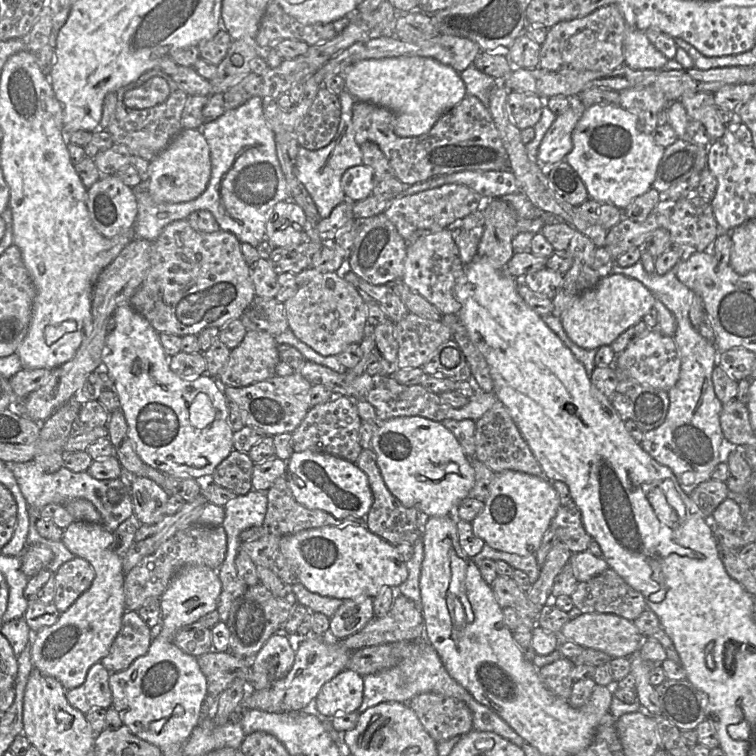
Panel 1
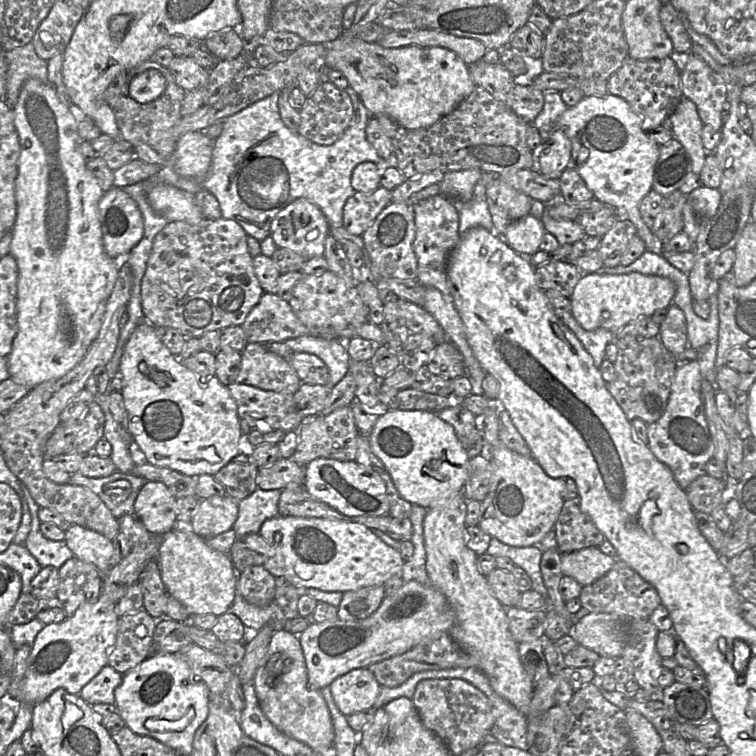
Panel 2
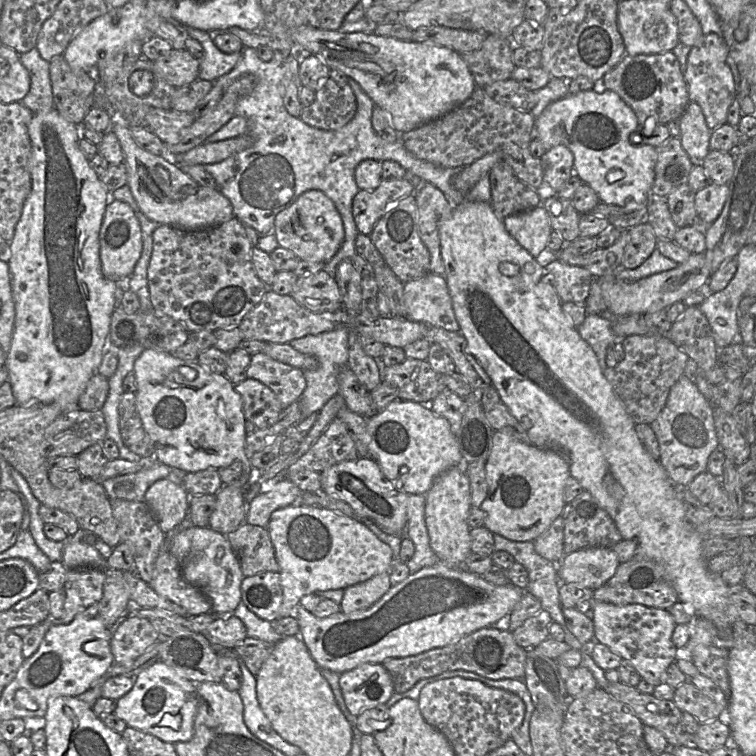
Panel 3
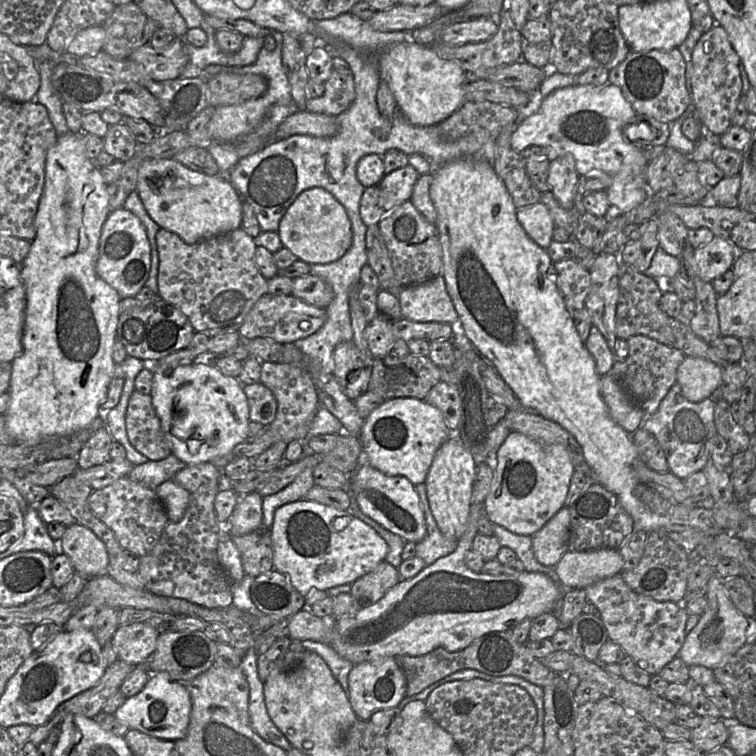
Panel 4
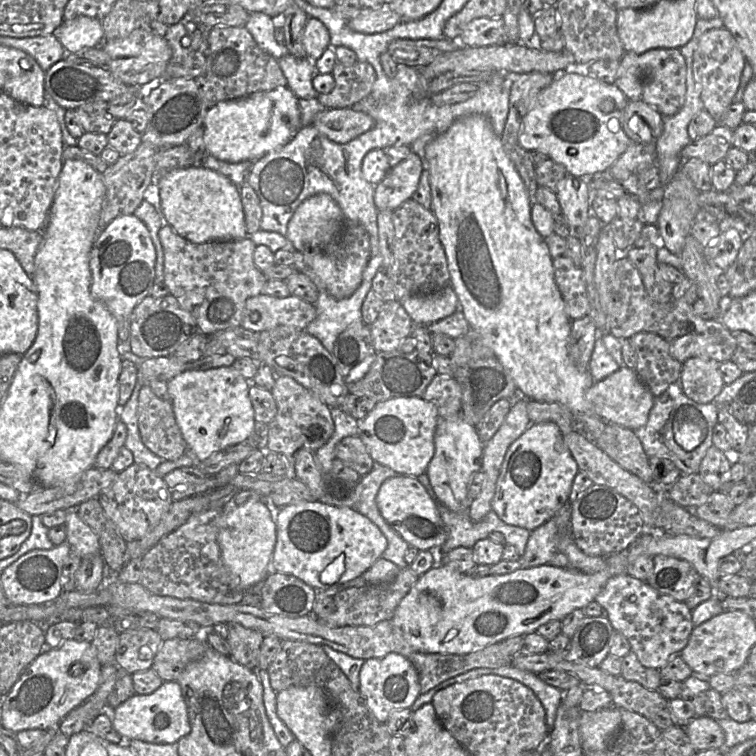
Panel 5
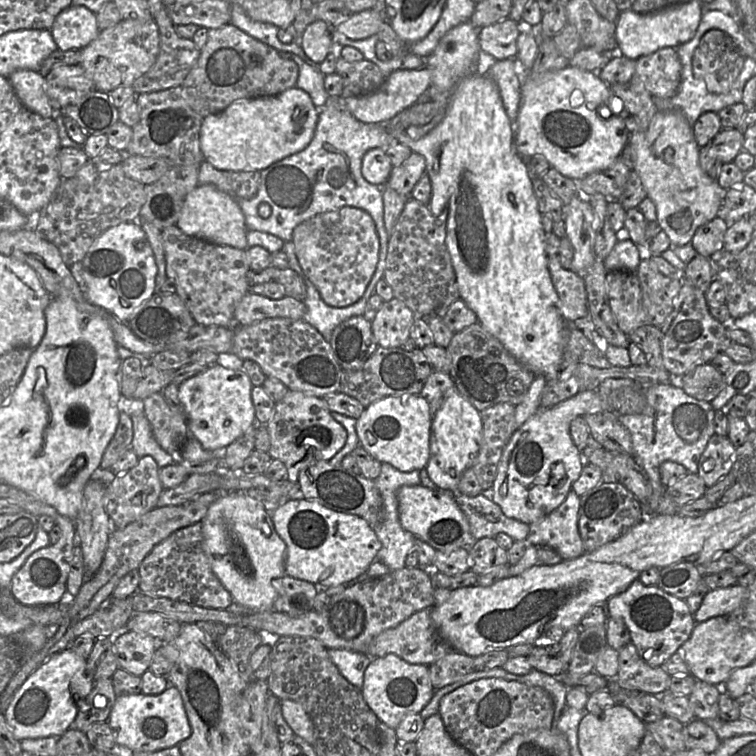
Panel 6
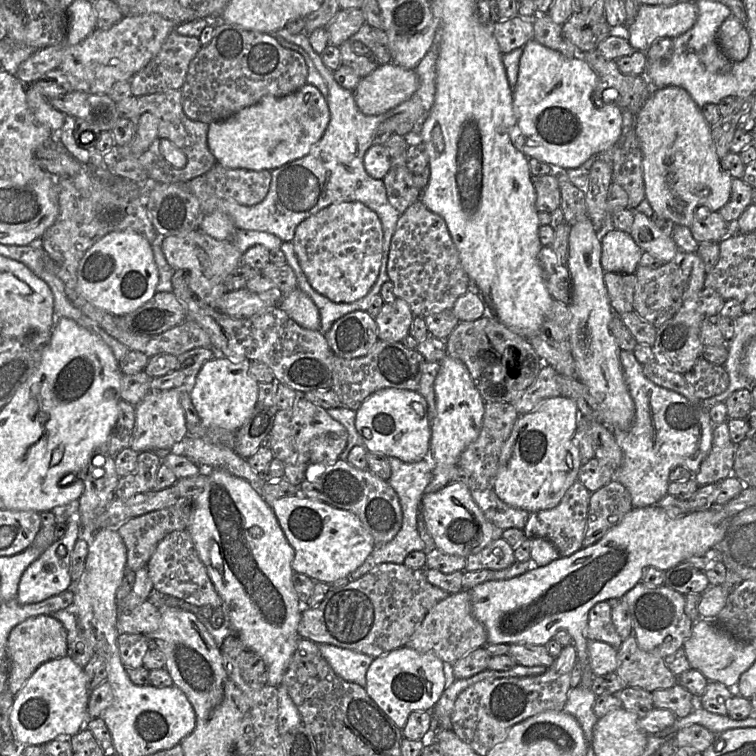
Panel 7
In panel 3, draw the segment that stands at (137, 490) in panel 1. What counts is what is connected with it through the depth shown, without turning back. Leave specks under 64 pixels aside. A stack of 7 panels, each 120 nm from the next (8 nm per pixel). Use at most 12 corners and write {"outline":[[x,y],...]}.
{"outline":[[164,478],[144,502],[168,534],[189,517],[190,495]]}

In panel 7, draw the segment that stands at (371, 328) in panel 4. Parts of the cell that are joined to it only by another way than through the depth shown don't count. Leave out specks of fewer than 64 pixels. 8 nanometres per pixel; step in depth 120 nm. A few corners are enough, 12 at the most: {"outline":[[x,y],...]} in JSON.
{"outline":[[405,300],[384,303],[375,317],[379,340],[400,342],[415,316]]}

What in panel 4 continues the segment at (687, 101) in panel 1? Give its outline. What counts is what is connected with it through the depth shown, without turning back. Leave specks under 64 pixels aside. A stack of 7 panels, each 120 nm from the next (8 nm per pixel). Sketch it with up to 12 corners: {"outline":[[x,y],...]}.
{"outline":[[718,24],[692,53],[691,103],[722,135],[742,92],[740,57]]}

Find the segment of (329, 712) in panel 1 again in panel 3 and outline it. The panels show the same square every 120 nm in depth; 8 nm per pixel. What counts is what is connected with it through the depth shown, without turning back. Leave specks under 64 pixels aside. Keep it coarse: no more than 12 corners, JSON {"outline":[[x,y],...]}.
{"outline":[[383,664],[340,674],[352,715],[386,703],[395,693]]}

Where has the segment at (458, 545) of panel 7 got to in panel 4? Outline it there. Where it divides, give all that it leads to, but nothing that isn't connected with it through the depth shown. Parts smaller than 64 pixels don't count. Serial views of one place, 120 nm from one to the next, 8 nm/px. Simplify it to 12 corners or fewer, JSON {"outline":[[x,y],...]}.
{"outline":[[360,464],[350,488],[363,514],[405,542],[427,527],[415,485]]}

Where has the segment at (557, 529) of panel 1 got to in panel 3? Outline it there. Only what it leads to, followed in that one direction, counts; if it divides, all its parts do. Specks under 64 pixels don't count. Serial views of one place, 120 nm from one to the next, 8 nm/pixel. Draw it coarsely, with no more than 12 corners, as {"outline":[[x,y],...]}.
{"outline":[[588,491],[566,503],[564,554],[622,540]]}

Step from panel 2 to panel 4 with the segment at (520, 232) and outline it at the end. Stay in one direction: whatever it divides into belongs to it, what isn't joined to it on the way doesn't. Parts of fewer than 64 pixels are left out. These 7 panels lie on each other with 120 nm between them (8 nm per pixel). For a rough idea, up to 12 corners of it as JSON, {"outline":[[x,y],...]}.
{"outline":[[541,202],[517,209],[526,234],[541,248],[553,240],[555,224]]}

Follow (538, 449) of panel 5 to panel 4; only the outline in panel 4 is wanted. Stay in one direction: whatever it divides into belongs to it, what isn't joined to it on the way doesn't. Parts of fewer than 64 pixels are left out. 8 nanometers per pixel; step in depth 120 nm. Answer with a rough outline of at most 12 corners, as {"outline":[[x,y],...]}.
{"outline":[[512,431],[485,515],[532,536],[565,506],[562,445]]}

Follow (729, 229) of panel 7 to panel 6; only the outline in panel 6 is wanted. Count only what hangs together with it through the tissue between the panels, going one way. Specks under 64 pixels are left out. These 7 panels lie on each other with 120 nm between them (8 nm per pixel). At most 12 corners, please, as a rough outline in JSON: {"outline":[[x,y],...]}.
{"outline":[[716,215],[696,230],[691,243],[711,257],[724,250],[729,223]]}

